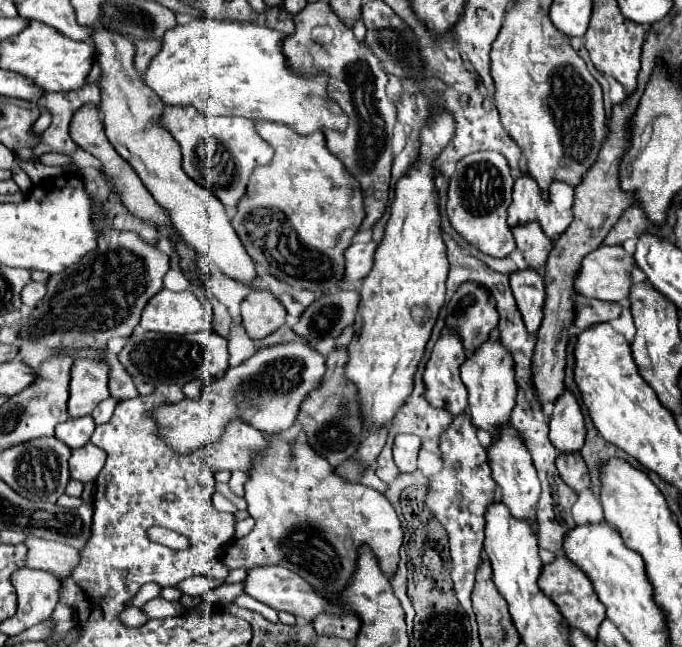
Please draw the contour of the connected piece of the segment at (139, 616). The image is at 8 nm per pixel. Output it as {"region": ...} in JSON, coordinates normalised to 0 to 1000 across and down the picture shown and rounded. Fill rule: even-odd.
{"region":[[[189,938],[189,941],[183,941],[180,944],[180,951],[177,951],[177,957],[183,960],[183,966],[210,966],[213,960],[218,960],[218,954],[204,941],[204,938]]]}

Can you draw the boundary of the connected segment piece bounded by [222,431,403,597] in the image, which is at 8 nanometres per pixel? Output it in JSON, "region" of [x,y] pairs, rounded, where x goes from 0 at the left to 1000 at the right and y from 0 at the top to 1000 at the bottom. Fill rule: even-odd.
{"region":[[[438,666],[438,672],[430,682],[421,682],[409,672],[386,672],[386,675],[394,685],[391,697],[368,709],[368,728],[362,728],[365,740],[359,747],[359,774],[365,781],[362,790],[374,802],[374,815],[365,827],[345,833],[334,842],[326,864],[333,879],[415,873],[438,886],[471,920],[491,923],[515,895],[526,842],[538,839],[553,858],[559,879],[567,889],[576,889],[585,867],[585,845],[591,839],[591,818],[567,768],[544,753],[515,747],[500,734],[494,734],[491,722],[485,722],[479,709],[474,709],[471,703],[462,703],[462,697],[450,691],[450,672],[444,672],[444,666]]]}

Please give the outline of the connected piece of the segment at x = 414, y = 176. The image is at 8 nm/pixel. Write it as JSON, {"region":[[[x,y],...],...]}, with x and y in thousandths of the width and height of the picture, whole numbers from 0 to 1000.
{"region":[[[641,175],[632,181],[629,196],[617,202],[617,246],[600,267],[582,280],[579,286],[579,311],[573,317],[573,338],[565,351],[565,366],[550,388],[550,410],[544,422],[532,431],[529,440],[529,468],[521,490],[521,524],[512,530],[512,561],[506,567],[506,580],[523,595],[532,641],[541,654],[553,660],[573,651],[585,635],[591,620],[606,601],[606,580],[611,564],[623,546],[623,533],[632,521],[632,509],[644,487],[644,478],[652,465],[652,431],[658,419],[658,406],[652,397],[652,379],[647,369],[647,332],[644,332],[644,301],[638,292],[638,274],[632,261],[632,249],[650,233],[650,227],[664,212],[664,181],[658,175]]]}

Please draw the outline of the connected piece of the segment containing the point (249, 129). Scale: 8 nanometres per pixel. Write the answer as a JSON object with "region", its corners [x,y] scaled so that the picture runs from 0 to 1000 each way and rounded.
{"region":[[[242,165],[236,175],[236,196],[245,199],[265,224],[268,264],[292,286],[315,298],[330,320],[345,320],[359,301],[368,264],[377,255],[391,255],[400,230],[386,218],[368,184],[356,181],[309,181],[301,184],[283,165]]]}

